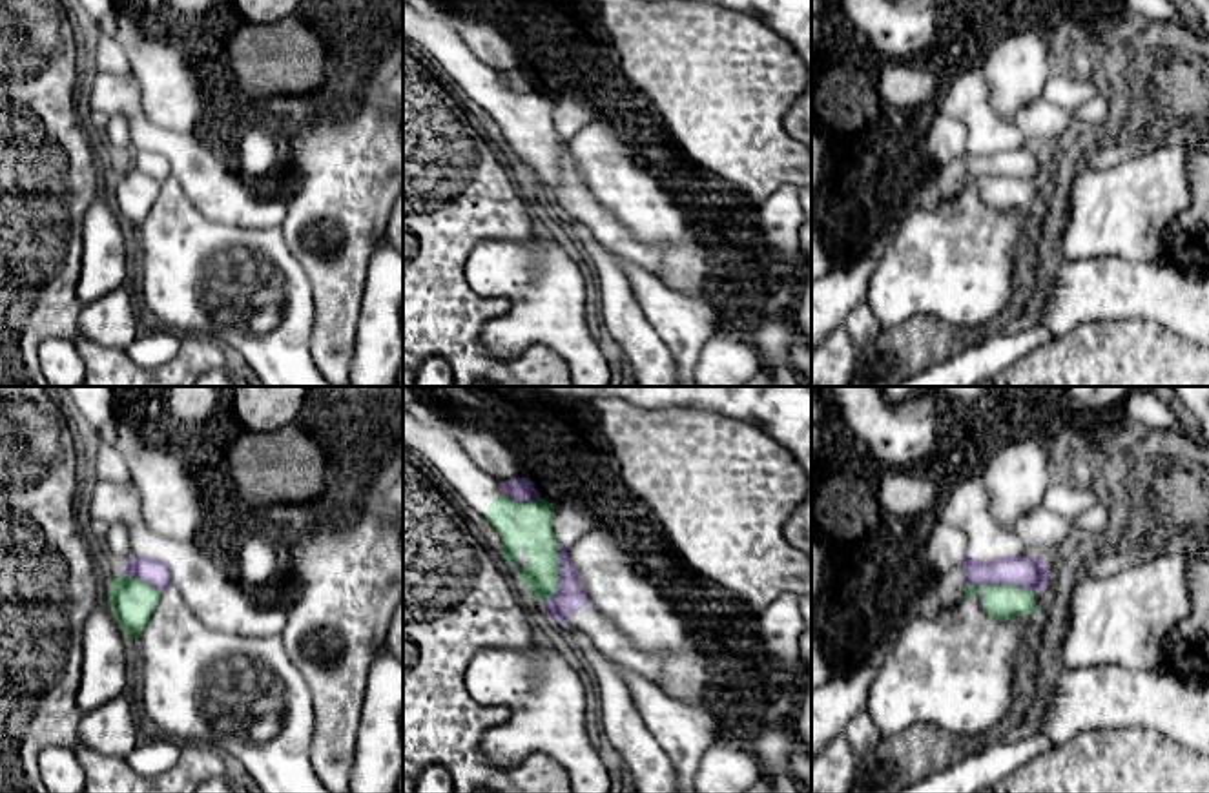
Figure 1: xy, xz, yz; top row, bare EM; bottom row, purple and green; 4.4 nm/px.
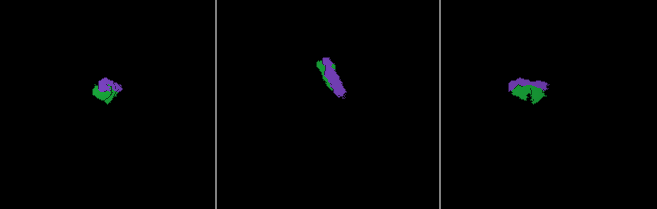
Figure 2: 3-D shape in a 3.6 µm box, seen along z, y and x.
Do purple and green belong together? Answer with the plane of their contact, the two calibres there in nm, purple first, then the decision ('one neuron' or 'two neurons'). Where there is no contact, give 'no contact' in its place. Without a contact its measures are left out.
yz | 150/160 nm | two neurons

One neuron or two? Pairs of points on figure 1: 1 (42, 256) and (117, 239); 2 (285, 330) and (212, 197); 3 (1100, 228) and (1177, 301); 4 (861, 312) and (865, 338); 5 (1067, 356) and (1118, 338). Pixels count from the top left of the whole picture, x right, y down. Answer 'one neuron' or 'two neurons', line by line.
1: two neurons
2: two neurons
3: two neurons
4: one neuron
5: one neuron

